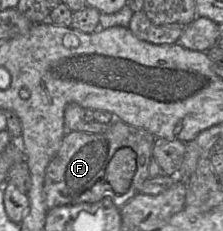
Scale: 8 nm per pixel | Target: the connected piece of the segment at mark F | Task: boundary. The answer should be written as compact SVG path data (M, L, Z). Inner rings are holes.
M114 119L102 133L67 131L60 149L50 161L44 179L45 202L48 210L63 205L97 203L104 197L112 198L113 203L123 207L135 197L149 176L149 165L153 157L156 137L142 128L137 128ZM124 147L134 150L137 156L137 169L130 188L123 194L115 194L106 181L106 170L115 153Z

